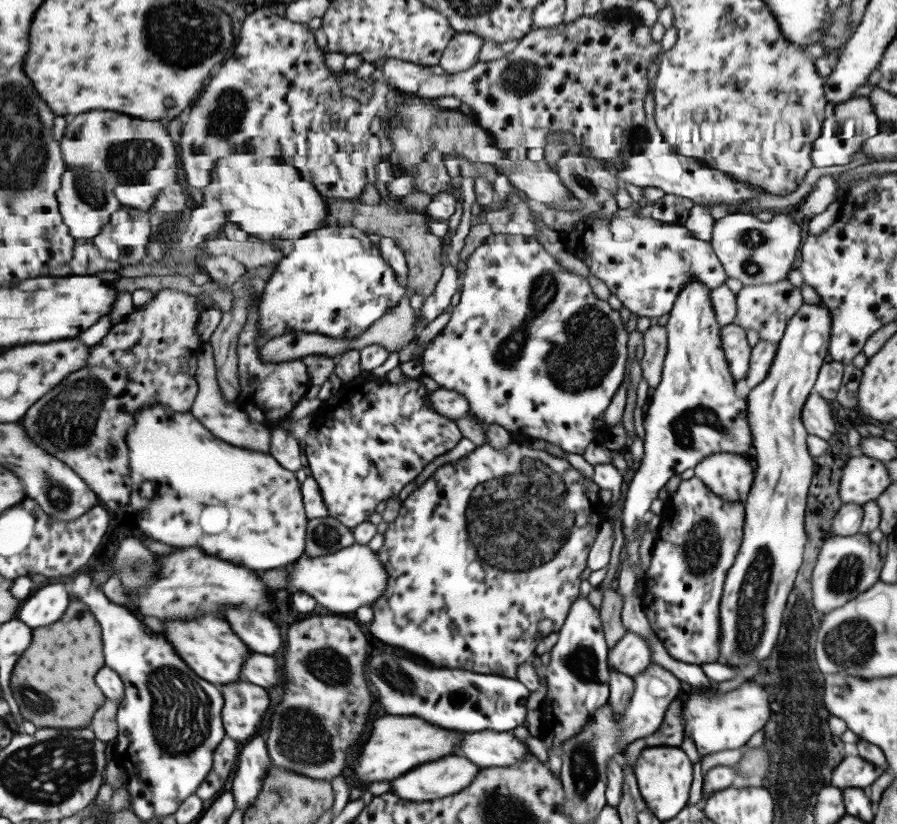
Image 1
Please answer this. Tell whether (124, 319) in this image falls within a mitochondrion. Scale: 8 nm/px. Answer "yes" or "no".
no

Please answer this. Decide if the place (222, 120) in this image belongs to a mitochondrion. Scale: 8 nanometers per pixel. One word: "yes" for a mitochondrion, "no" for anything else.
yes

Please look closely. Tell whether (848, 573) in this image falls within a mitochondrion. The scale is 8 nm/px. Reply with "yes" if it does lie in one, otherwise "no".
yes

